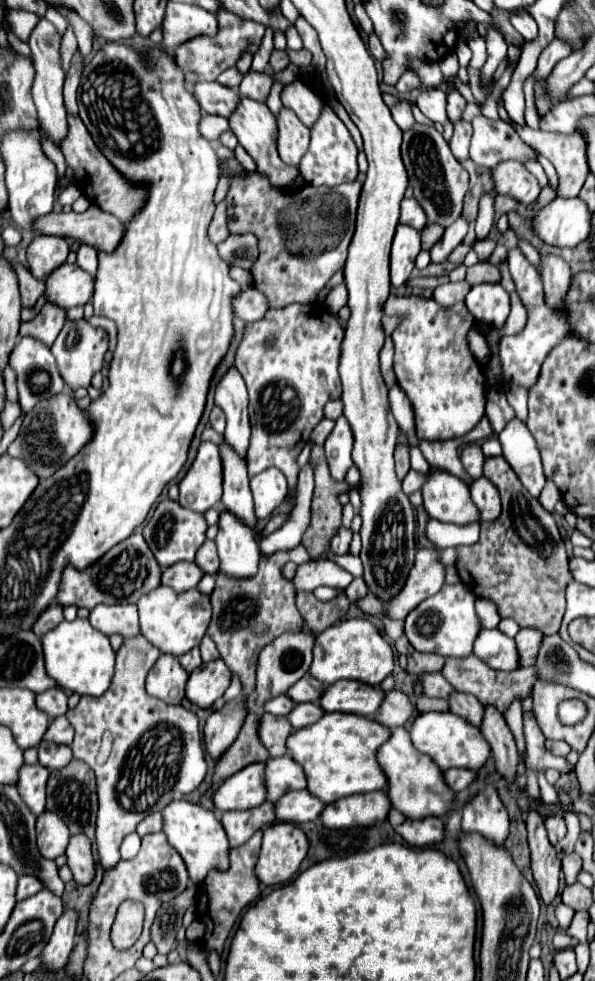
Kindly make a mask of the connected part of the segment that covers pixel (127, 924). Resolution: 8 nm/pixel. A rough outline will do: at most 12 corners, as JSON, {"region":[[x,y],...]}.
{"region":[[119,906],[111,942],[127,950],[137,942],[143,926],[143,906]]}

